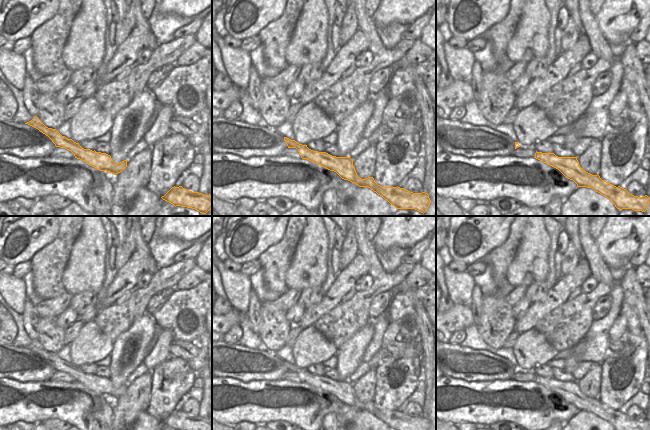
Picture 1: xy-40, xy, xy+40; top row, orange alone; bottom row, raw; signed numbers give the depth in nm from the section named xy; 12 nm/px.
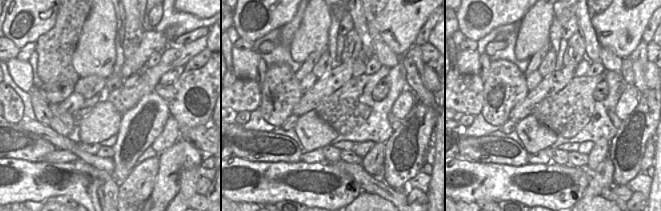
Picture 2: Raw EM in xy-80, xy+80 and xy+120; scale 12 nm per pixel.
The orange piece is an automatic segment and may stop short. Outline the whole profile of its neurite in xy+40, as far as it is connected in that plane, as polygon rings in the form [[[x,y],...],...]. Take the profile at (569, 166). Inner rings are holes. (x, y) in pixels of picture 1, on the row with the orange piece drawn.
[[[535,153],[536,159],[558,169],[566,178],[573,180],[578,187],[592,188],[607,197],[619,210],[632,209],[645,212],[648,208],[649,197],[638,197],[630,194],[626,189],[614,186],[592,175],[580,167],[577,157],[558,157],[554,153]]]

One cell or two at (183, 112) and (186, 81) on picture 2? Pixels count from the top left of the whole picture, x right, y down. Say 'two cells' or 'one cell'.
one cell

